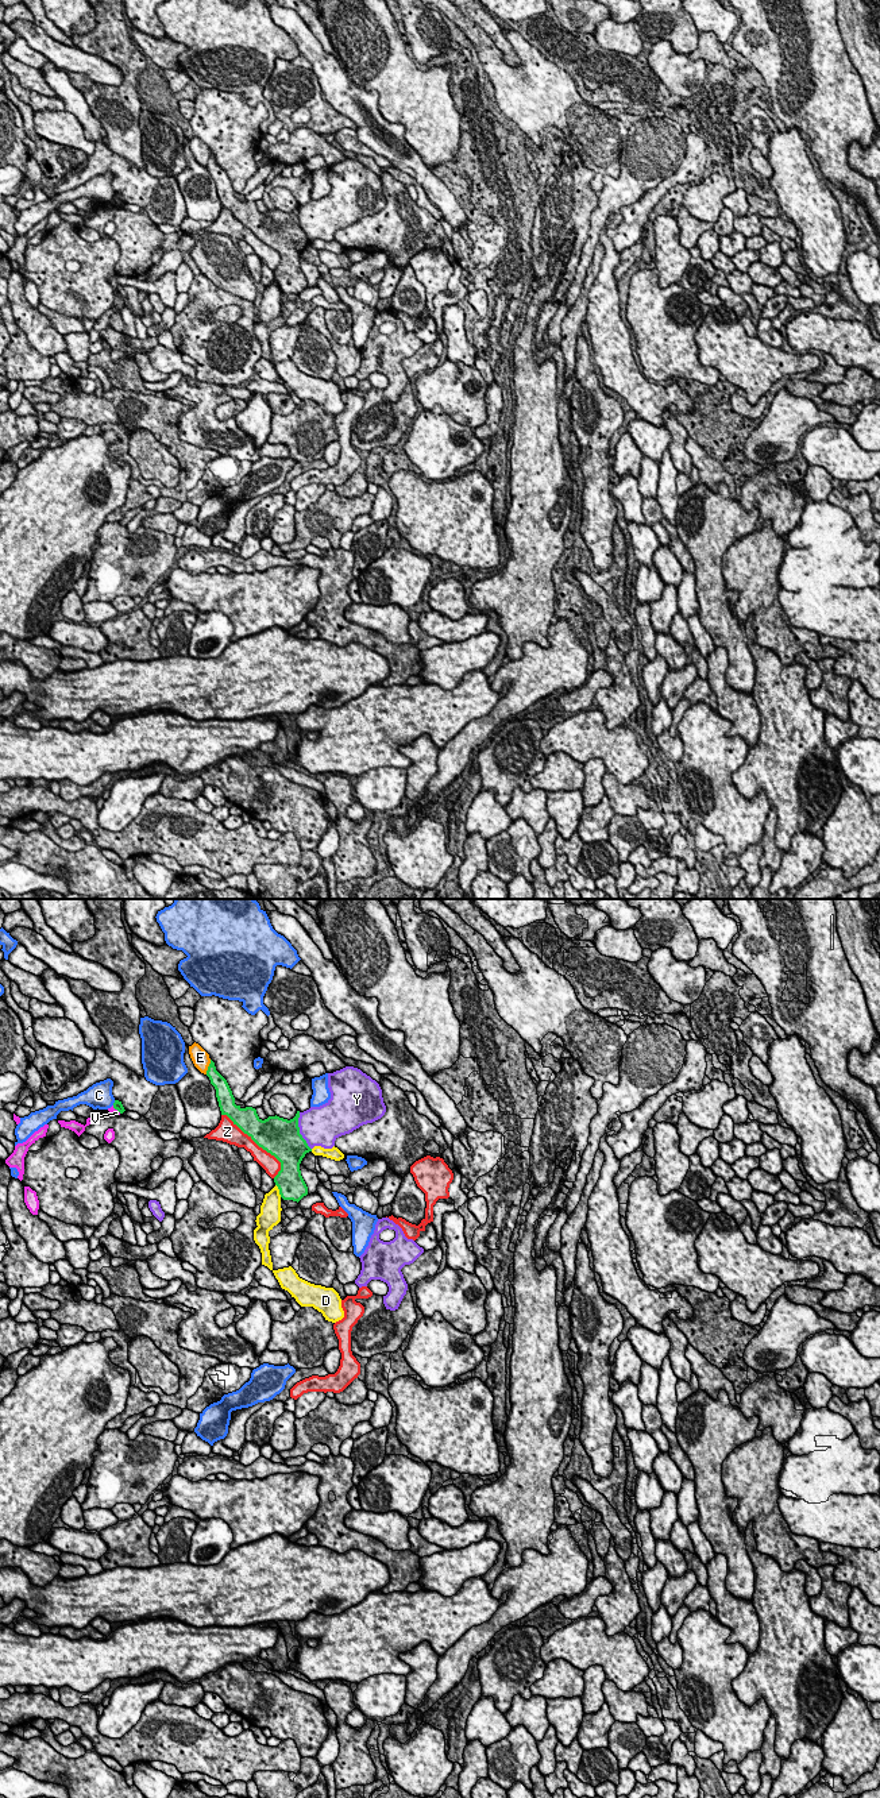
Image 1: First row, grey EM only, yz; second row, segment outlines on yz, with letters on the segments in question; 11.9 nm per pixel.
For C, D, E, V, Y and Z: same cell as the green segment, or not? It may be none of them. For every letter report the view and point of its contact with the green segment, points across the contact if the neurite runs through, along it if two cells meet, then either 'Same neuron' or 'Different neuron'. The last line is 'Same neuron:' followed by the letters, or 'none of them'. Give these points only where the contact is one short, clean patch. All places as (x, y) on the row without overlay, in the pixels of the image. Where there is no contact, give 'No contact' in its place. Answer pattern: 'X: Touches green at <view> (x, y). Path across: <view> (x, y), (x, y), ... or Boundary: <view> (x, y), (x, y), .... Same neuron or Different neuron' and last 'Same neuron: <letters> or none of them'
C: Touches green at yz (114, 196). Different neuron
D: Touches green at yz (280, 284). Different neuron
E: Touches green at yz (208, 159). Different neuron
V: Touches green at yz (116, 201). Boundary: yz (112, 199), (120, 205). Different neuron
Y: Touches green at yz (298, 224). Different neuron
Z: Touches green at yz (258, 238). Different neuron
Same neuron: none of them

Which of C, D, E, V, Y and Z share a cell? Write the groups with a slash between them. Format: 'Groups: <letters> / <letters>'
Groups: C / D / E / V / Y / Z

